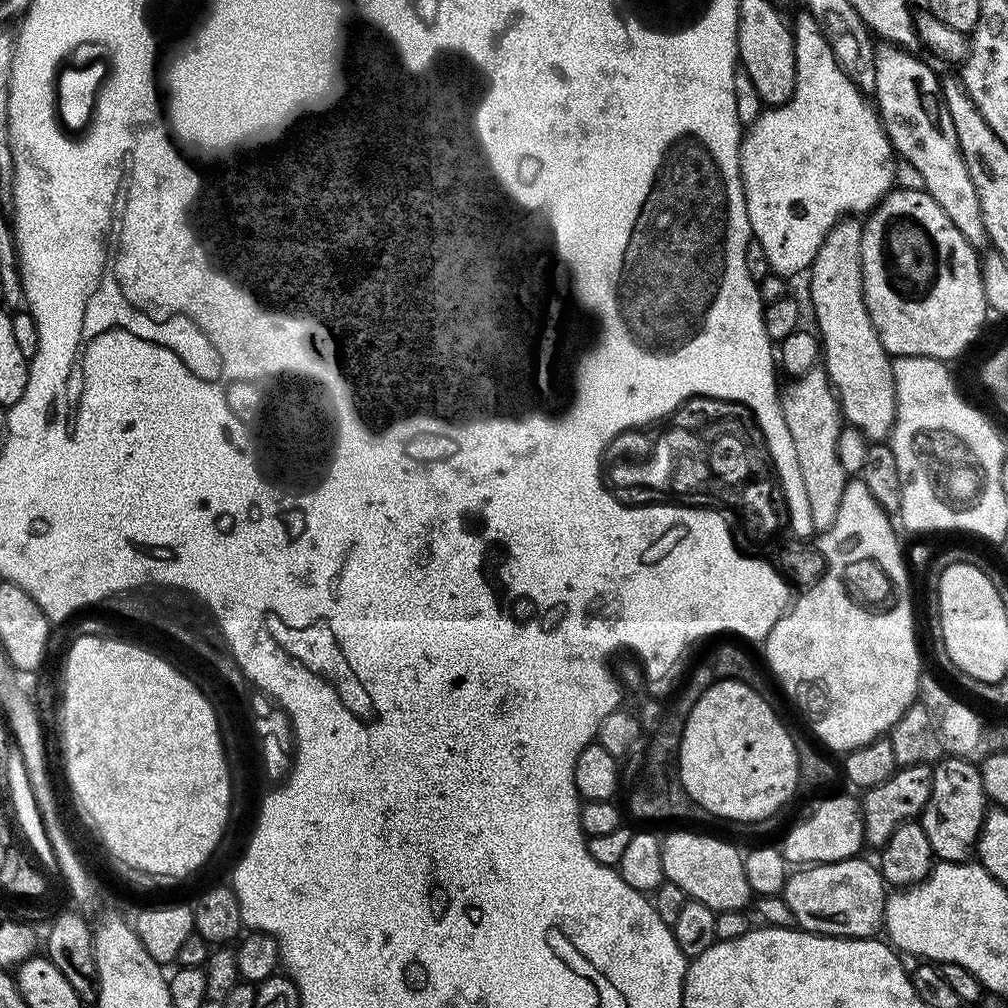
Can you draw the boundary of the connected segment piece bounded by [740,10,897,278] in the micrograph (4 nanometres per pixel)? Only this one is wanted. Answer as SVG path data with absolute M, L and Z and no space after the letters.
M800 10L790 27L796 40L794 94L785 104L761 111L759 118L747 125L740 141L740 177L752 234L766 250L769 269L785 278L803 268L811 269L826 234L845 214L867 214L893 191L897 165L877 109L864 101L865 93L840 69L816 19Z

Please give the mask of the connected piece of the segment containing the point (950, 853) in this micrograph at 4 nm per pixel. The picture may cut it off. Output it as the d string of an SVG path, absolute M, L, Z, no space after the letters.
M949 755L932 769L932 789L918 822L926 830L930 850L937 861L963 864L975 853L976 840L984 825L984 813L989 811L990 801L984 794L980 769L973 761L960 760Z

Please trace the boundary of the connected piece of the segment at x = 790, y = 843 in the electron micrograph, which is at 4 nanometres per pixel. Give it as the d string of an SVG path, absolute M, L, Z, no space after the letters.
M832 796L824 800L805 820L800 820L784 836L784 859L792 866L833 864L861 855L864 842L864 813L859 799L852 796Z

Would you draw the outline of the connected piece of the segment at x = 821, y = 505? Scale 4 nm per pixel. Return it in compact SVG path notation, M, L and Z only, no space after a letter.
M807 372L795 377L788 389L783 389L780 405L786 418L786 430L790 430L794 451L798 453L798 471L802 474L812 526L817 533L822 533L838 518L838 506L842 506L842 494L850 474L842 470L842 462L838 462L838 438L842 431L840 401L836 399L827 372Z

